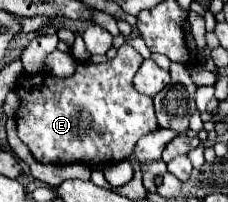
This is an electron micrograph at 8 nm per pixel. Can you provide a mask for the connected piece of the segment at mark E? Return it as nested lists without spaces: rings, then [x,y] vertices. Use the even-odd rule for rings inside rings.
[[[124,44],[114,60],[106,64],[78,64],[76,74],[58,80],[46,72],[22,76],[16,84],[20,108],[16,112],[18,136],[42,164],[86,164],[110,166],[126,160],[134,144],[158,128],[152,98],[140,94],[132,78],[142,56]]]

